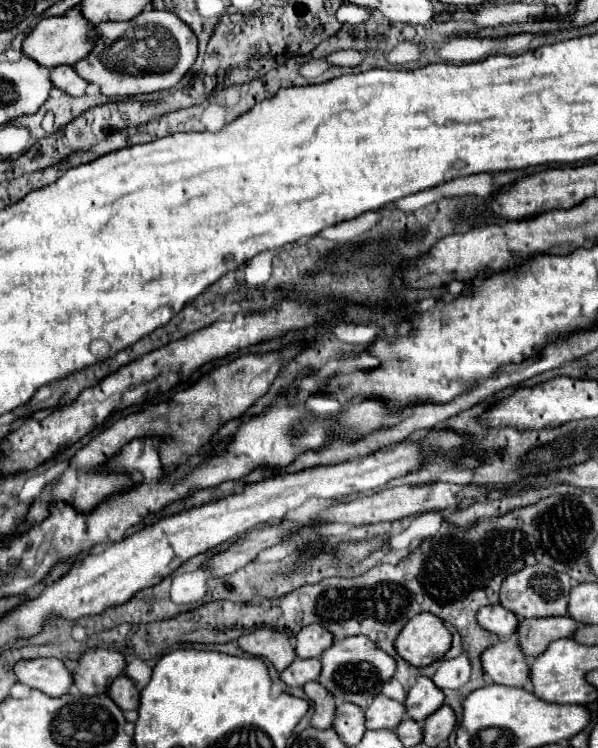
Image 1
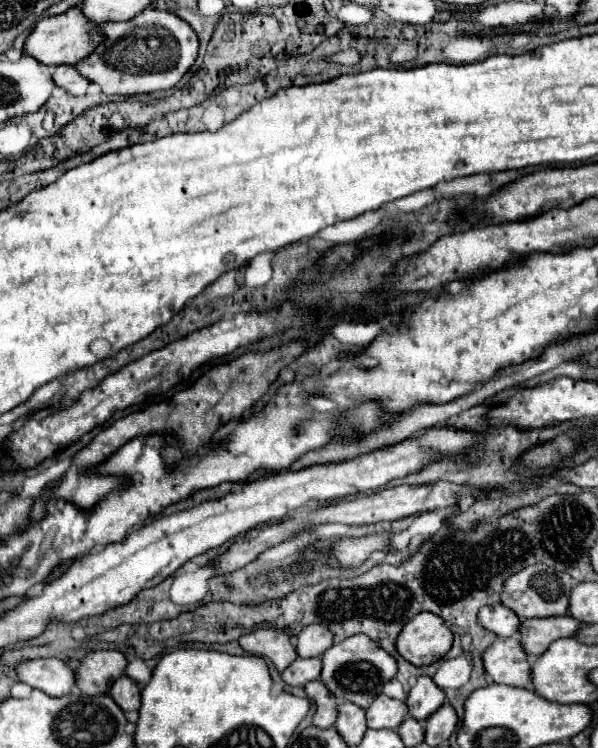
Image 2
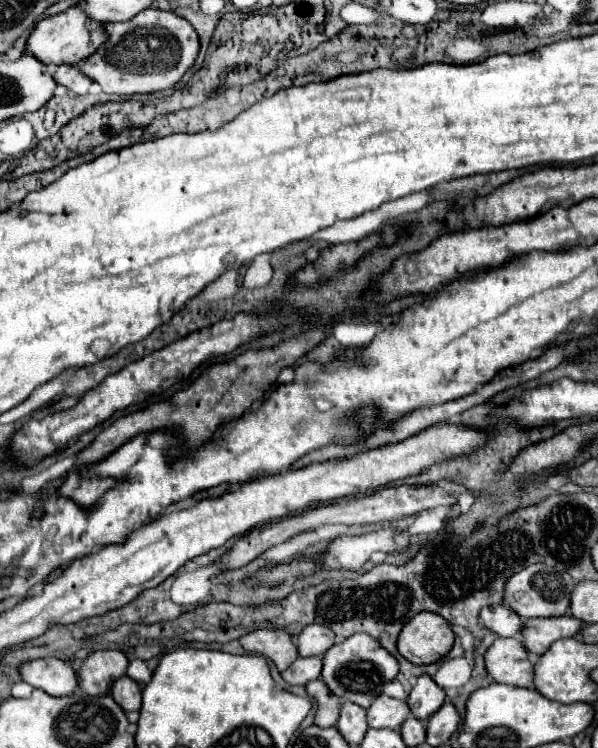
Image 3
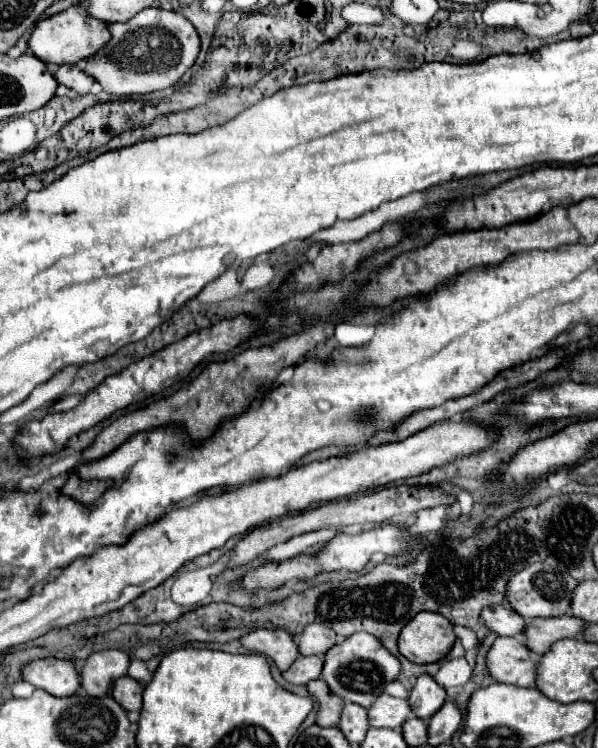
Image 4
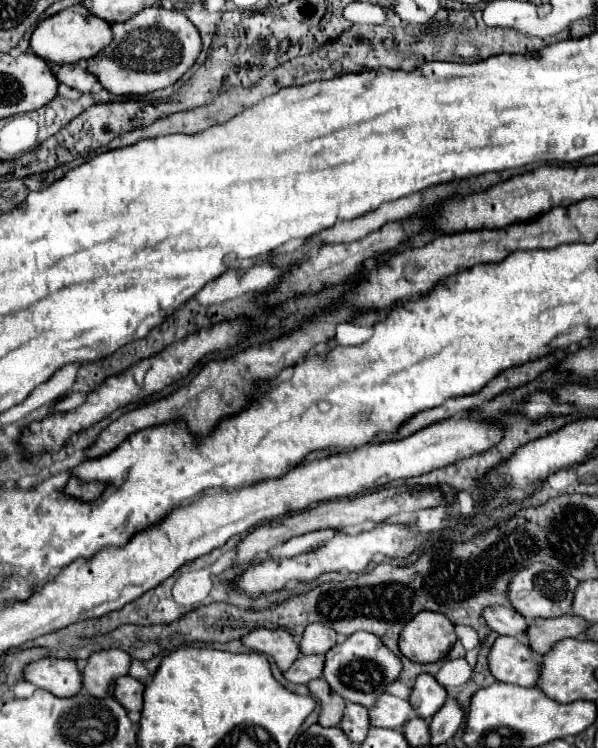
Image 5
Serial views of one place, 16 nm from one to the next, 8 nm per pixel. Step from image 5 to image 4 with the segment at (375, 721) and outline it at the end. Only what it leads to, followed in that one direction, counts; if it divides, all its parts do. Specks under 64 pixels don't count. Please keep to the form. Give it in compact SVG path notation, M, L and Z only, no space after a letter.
M380 694L376 698L376 704L368 708L368 724L372 728L400 730L404 720L408 720L410 716L412 716L412 708L408 706L408 702L388 694Z

